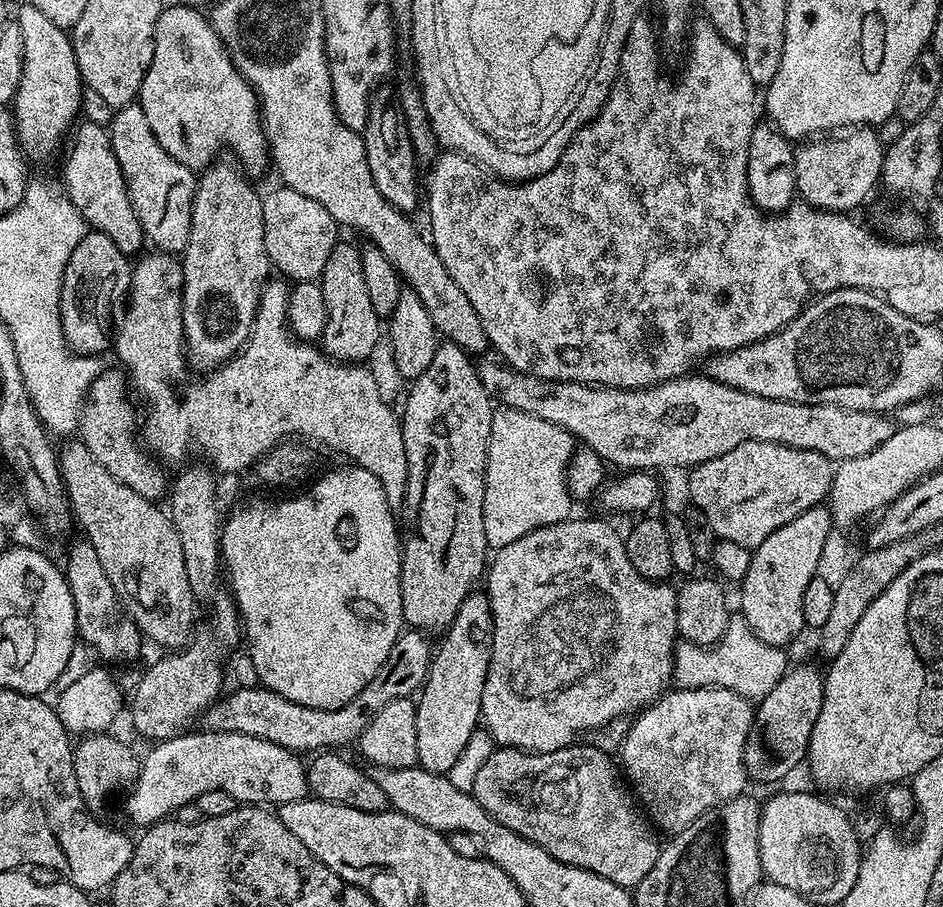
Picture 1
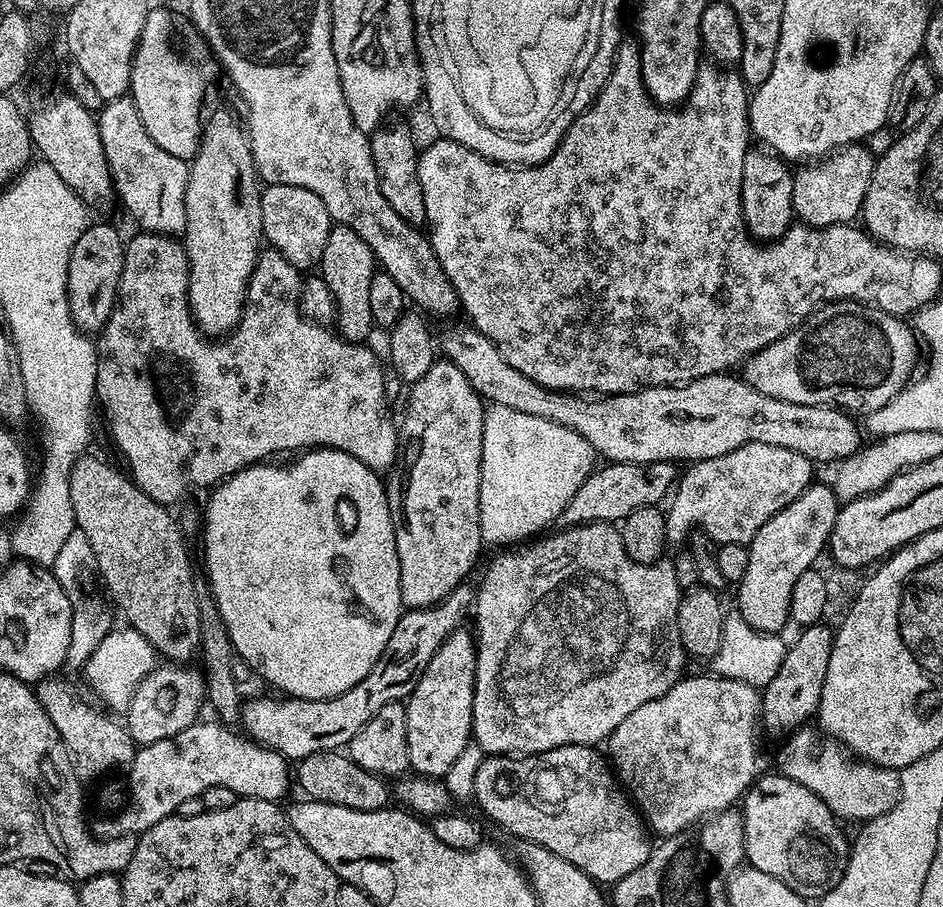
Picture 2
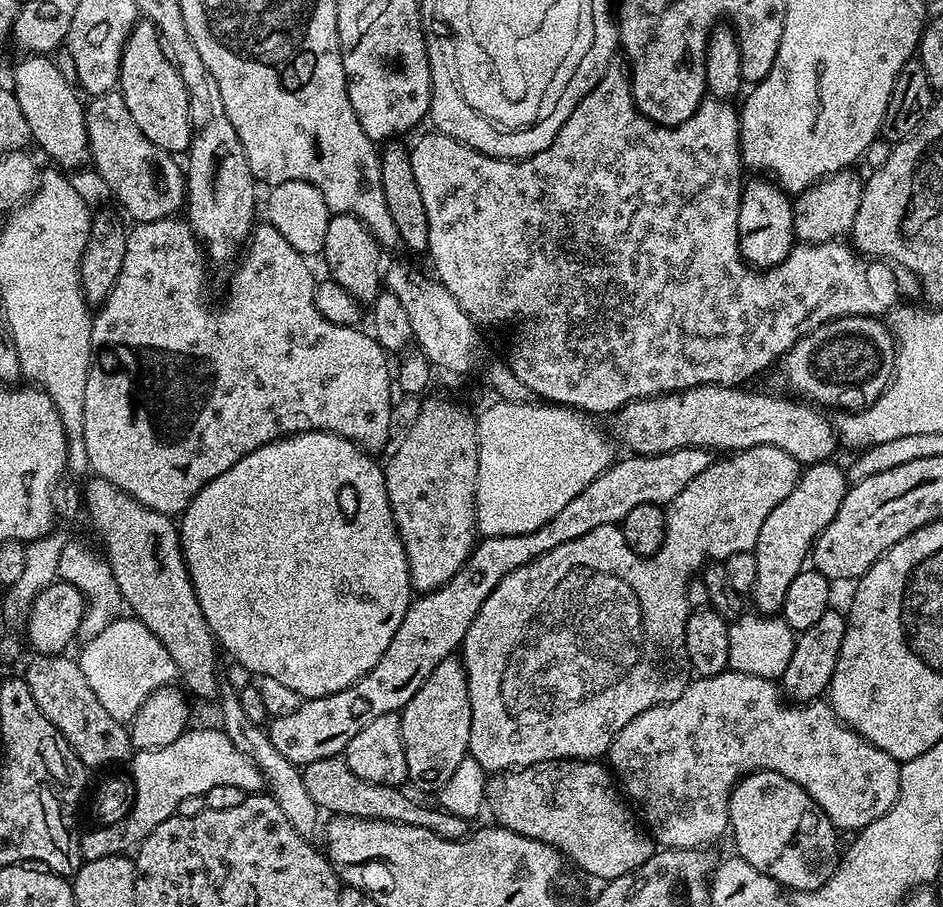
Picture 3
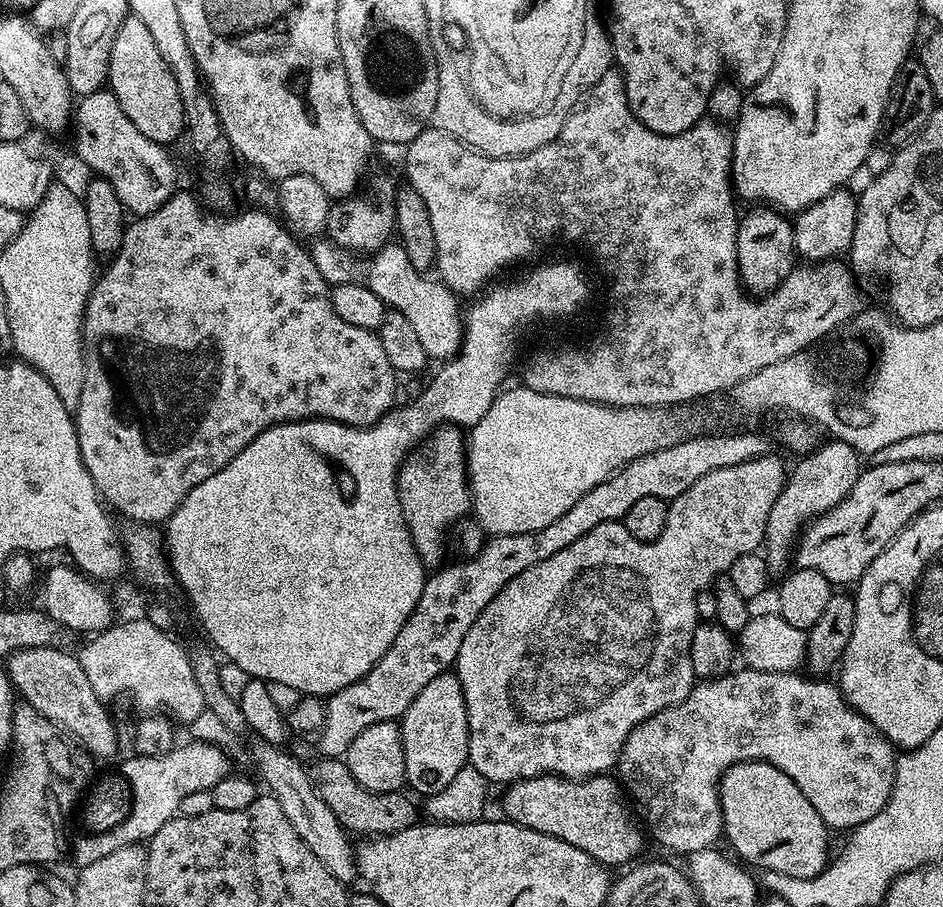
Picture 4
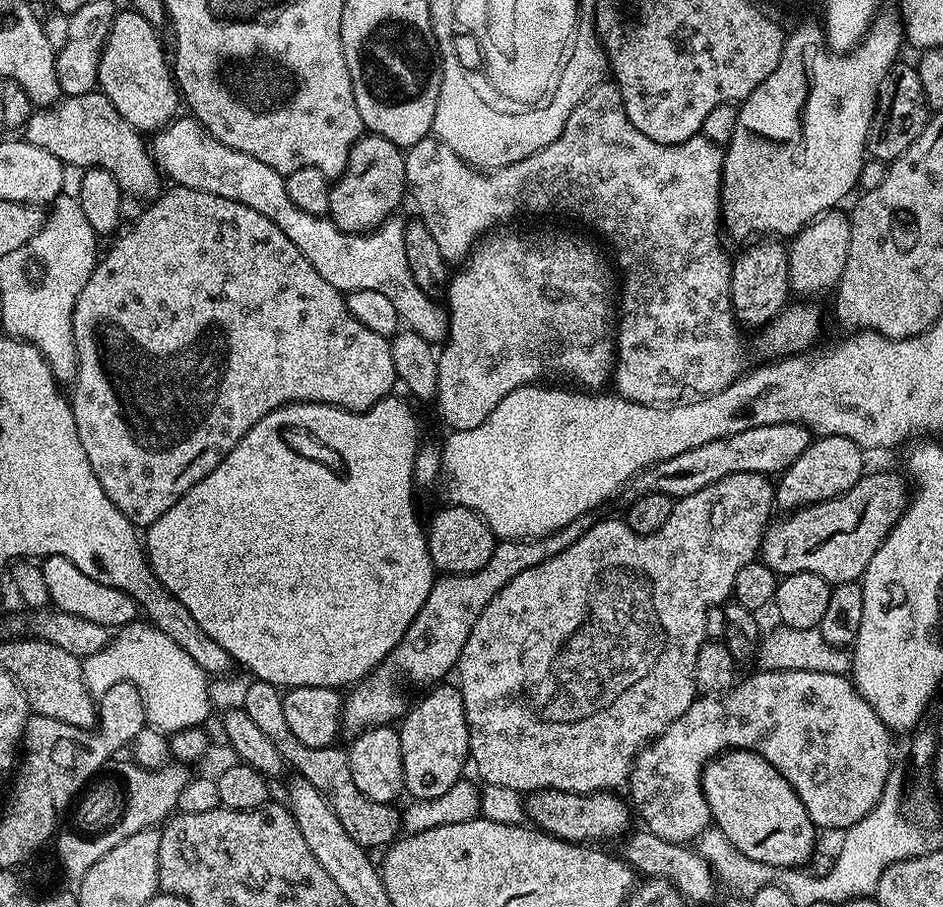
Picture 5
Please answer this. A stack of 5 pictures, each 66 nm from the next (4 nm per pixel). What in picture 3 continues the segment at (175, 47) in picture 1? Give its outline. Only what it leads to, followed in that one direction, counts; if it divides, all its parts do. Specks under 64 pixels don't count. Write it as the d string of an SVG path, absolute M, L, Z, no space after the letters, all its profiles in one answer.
M146 18L137 19L124 44L118 91L126 102L126 110L130 110L130 118L138 122L138 130L142 130L142 134L146 134L154 146L173 154L187 153L192 128L188 124L186 86L182 78L178 78L178 70L166 62L158 46L156 27Z

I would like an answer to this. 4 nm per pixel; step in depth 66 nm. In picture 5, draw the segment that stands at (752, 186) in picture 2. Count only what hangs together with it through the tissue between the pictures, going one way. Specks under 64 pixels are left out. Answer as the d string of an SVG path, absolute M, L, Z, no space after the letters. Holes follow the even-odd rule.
M760 238L752 243L747 245L749 248L740 257L732 260L730 294L732 313L737 321L741 325L749 324L750 327L759 329L769 324L789 303L788 249L776 238ZM756 242L757 244L752 244Z

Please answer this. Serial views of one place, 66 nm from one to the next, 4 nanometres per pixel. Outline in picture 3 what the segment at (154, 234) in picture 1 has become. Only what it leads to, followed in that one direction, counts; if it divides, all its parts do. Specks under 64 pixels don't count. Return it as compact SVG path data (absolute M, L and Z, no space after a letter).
M118 90L93 96L87 101L84 117L91 163L116 200L133 216L136 224L158 222L177 215L186 204L186 176L176 165L177 157L162 150L138 130L138 122L130 118L126 102Z

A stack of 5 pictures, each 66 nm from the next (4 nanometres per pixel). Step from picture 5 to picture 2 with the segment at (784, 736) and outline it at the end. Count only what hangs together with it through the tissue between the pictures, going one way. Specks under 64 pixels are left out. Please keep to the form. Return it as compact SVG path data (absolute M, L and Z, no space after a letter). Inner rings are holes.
M688 674L677 679L662 698L646 702L646 706L640 706L634 714L626 714L606 741L607 755L619 783L634 801L647 827L660 838L687 832L709 814L731 809L735 805L732 803L735 800L737 803L742 793L765 771L760 748L756 745L756 727L762 724L761 693L746 682L707 675ZM801 726L785 739L789 740L780 748L779 775L788 776L806 786L806 790L818 794L818 798L822 798L831 812L844 822L867 822L896 807L900 797L900 773L897 769L870 764L857 758L843 744L828 738L820 744L821 733L813 728Z

